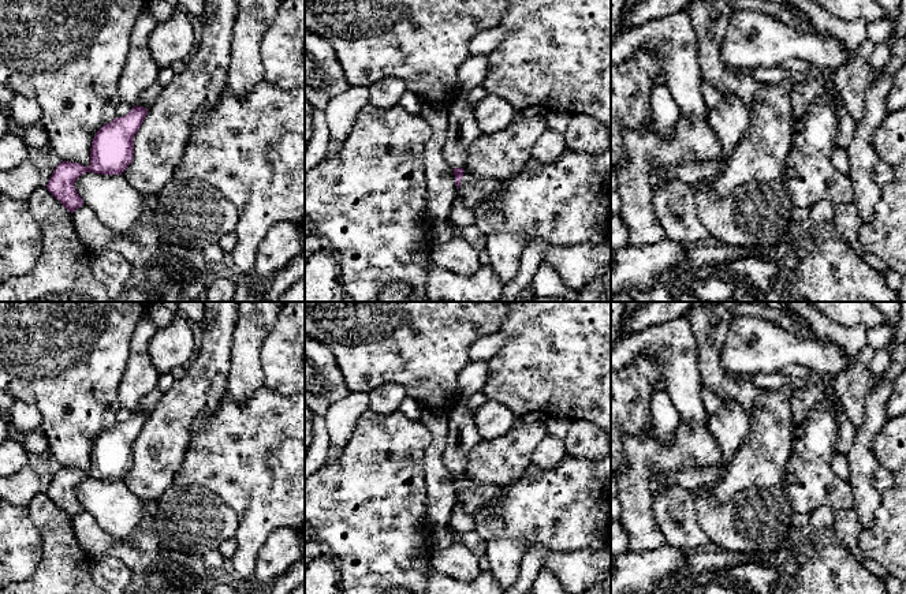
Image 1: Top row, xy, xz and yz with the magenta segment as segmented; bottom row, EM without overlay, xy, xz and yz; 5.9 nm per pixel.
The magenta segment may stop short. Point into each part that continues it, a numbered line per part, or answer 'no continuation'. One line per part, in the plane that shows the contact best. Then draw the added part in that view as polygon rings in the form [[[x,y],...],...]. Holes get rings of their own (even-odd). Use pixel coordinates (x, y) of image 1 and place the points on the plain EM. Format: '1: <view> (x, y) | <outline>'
1: xz (473, 496) | [[[465,477],[458,494],[458,501],[462,503],[466,512],[476,516],[481,509],[484,509],[500,496],[500,487],[477,483]]]

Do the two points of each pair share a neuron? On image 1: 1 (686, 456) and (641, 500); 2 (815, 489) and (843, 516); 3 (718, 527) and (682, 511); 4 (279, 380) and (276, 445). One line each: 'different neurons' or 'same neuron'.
1: same neuron
2: different neurons
3: different neurons
4: different neurons

